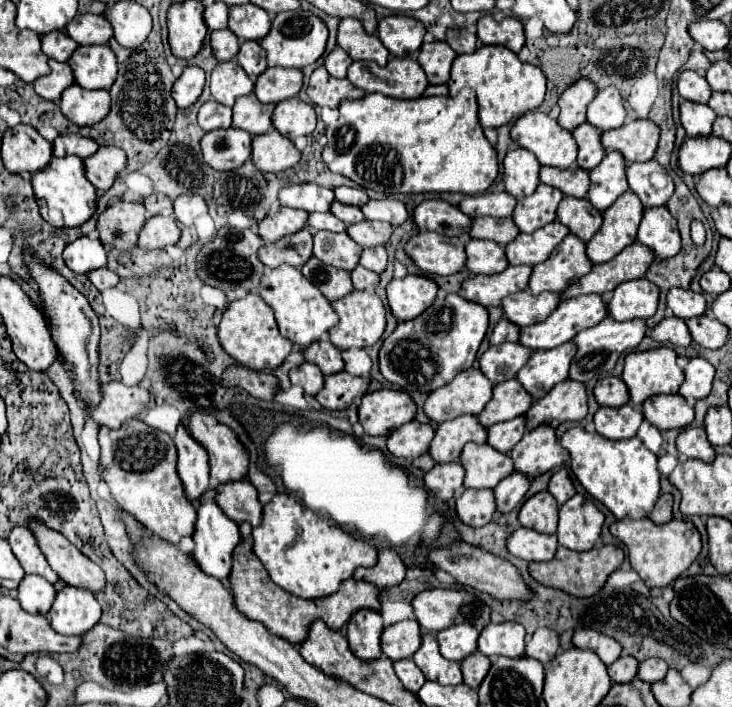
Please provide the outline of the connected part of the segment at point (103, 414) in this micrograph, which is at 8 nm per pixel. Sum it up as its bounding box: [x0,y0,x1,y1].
[89,380,149,428]

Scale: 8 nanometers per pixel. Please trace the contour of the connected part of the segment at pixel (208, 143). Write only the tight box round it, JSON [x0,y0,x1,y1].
[201,128,251,170]

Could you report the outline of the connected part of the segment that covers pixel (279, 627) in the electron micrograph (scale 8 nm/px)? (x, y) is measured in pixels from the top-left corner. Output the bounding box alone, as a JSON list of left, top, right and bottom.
[229,524,381,646]

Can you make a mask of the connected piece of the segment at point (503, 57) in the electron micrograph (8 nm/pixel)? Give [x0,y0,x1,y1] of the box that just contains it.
[447,46,545,128]

